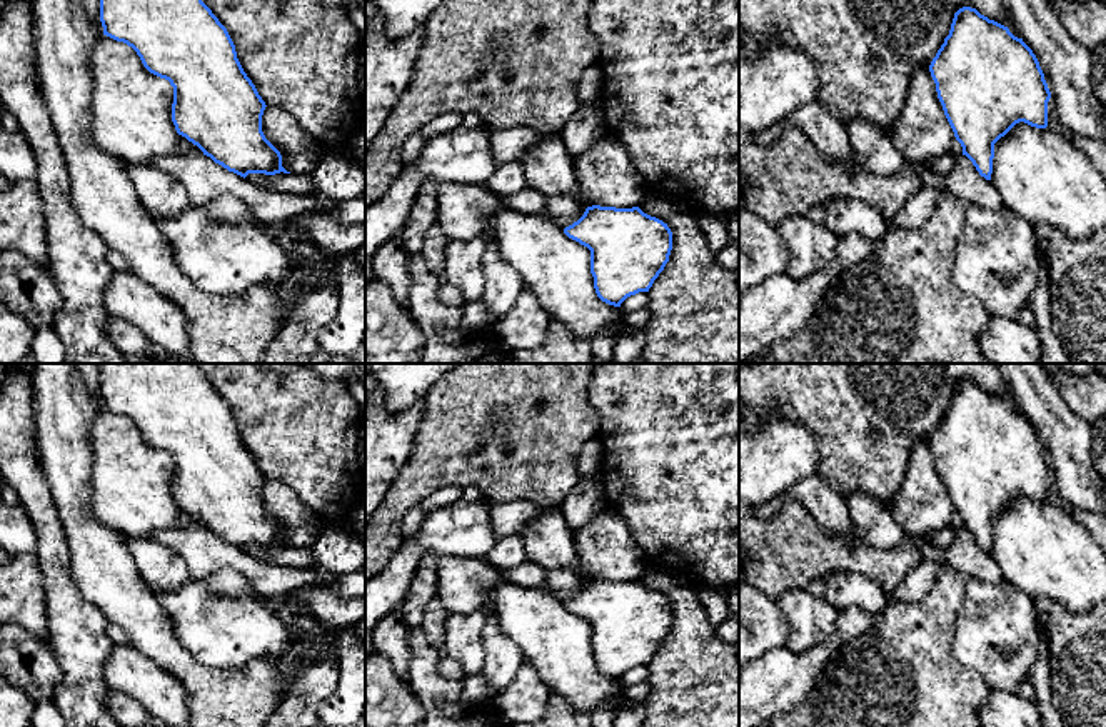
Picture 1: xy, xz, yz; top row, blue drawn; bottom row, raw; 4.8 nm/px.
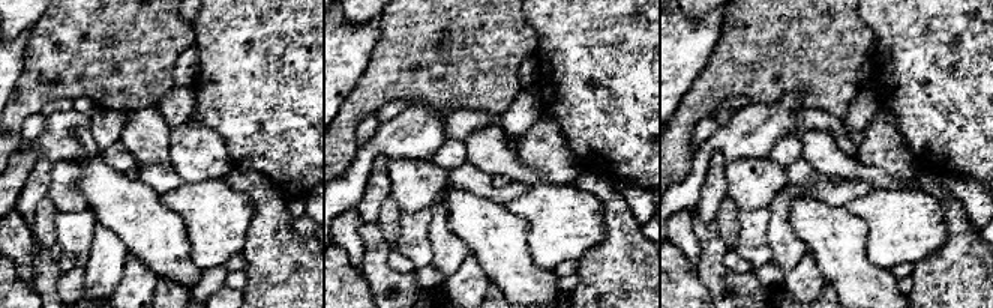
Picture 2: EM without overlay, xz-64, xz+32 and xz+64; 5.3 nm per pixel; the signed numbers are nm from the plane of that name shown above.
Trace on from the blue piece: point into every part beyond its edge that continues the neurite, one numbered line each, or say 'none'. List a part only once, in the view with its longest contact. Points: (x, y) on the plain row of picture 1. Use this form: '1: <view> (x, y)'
none

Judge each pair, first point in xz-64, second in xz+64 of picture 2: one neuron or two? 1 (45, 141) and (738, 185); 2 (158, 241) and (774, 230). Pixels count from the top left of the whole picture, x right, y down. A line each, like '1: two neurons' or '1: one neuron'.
1: two neurons
2: two neurons

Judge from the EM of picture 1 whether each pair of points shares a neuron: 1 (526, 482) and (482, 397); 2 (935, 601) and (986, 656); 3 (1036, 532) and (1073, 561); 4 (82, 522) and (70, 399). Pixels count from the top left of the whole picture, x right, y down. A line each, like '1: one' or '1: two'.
1: one
2: two
3: one
4: one

